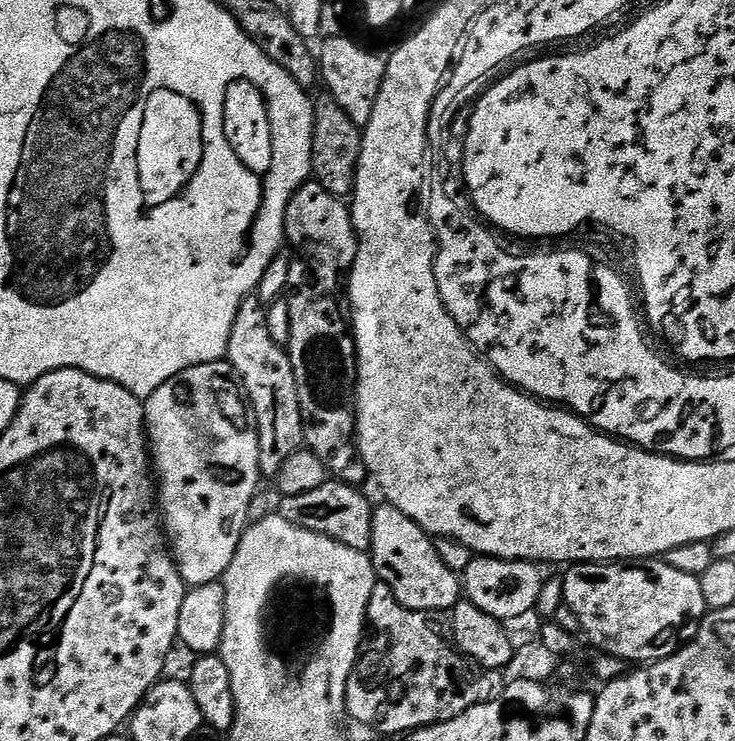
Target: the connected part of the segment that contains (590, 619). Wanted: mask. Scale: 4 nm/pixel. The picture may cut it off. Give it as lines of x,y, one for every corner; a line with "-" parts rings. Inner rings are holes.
649,558
635,562
581,562
571,565
565,572
568,573
563,573
562,576
564,581
564,603
568,604
570,609
574,610
574,613
578,616
578,622
580,623
583,635
588,635
589,642
592,643
594,647
600,648
596,650
609,656
616,656
625,662
631,662
631,660
640,660
636,662
655,662
664,659
666,655
666,649
664,649
664,647
671,642
672,635
674,635
687,620
699,622
704,619
706,613
709,611
706,598
702,598
700,577
682,574
679,570
674,570
663,558

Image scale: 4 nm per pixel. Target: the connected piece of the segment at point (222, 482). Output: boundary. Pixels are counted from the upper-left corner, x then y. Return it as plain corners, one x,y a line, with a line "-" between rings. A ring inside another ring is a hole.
199,364
158,386
154,394
146,397
143,406
150,460
158,477
158,508
172,558
185,585
197,588
217,583
230,562
234,562
234,554
250,520
248,511
252,508
256,487
262,484
262,476
252,476
252,468
260,468
260,443
256,418
245,389
231,364

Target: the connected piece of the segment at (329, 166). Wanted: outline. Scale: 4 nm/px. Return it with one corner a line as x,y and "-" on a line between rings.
326,92
313,99
312,116
312,171
316,182
325,186
332,196
346,198
356,187
356,172
361,158
361,138
363,131
347,117
332,96

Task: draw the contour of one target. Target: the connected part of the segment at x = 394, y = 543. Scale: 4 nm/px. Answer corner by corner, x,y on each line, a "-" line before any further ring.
387,502
372,513
372,546
370,555
379,583
390,586
394,598
415,612
447,613
462,599
462,580
438,558
436,540
402,510

